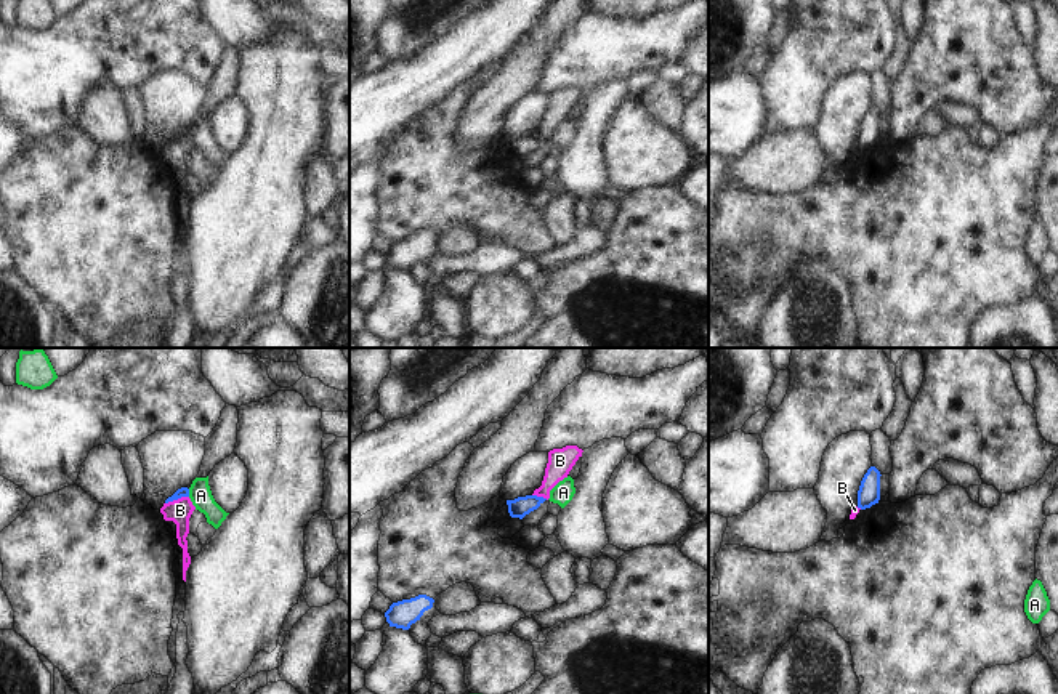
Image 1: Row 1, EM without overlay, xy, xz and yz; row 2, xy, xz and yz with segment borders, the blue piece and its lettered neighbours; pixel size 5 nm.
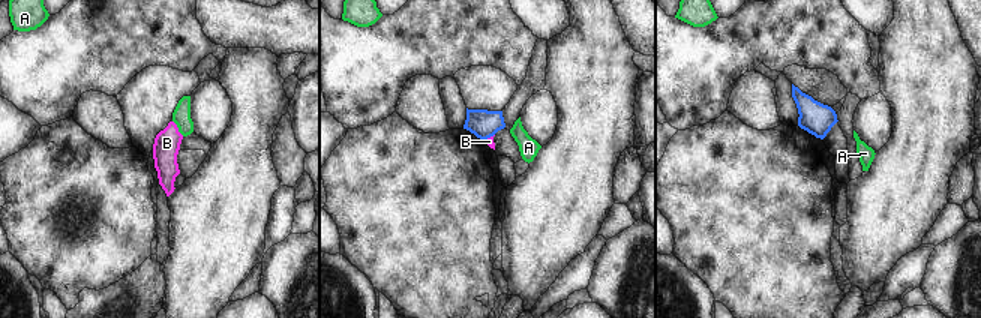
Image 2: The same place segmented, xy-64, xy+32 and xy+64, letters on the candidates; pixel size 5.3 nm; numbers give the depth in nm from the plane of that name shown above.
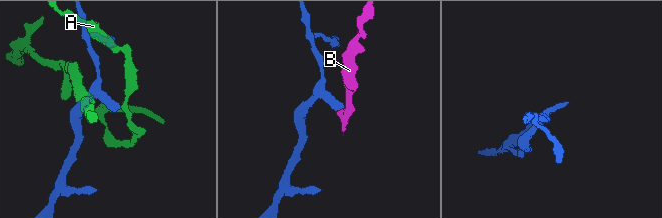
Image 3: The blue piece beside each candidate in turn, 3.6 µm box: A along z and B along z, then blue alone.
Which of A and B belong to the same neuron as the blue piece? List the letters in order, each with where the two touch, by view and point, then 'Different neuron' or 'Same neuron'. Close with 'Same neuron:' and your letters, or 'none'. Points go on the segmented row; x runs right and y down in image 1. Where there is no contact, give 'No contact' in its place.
A: Touches blue at xy (188, 492). Different neuron
B: Touches blue at xy (177, 499). Different neuron
Same neuron: none

